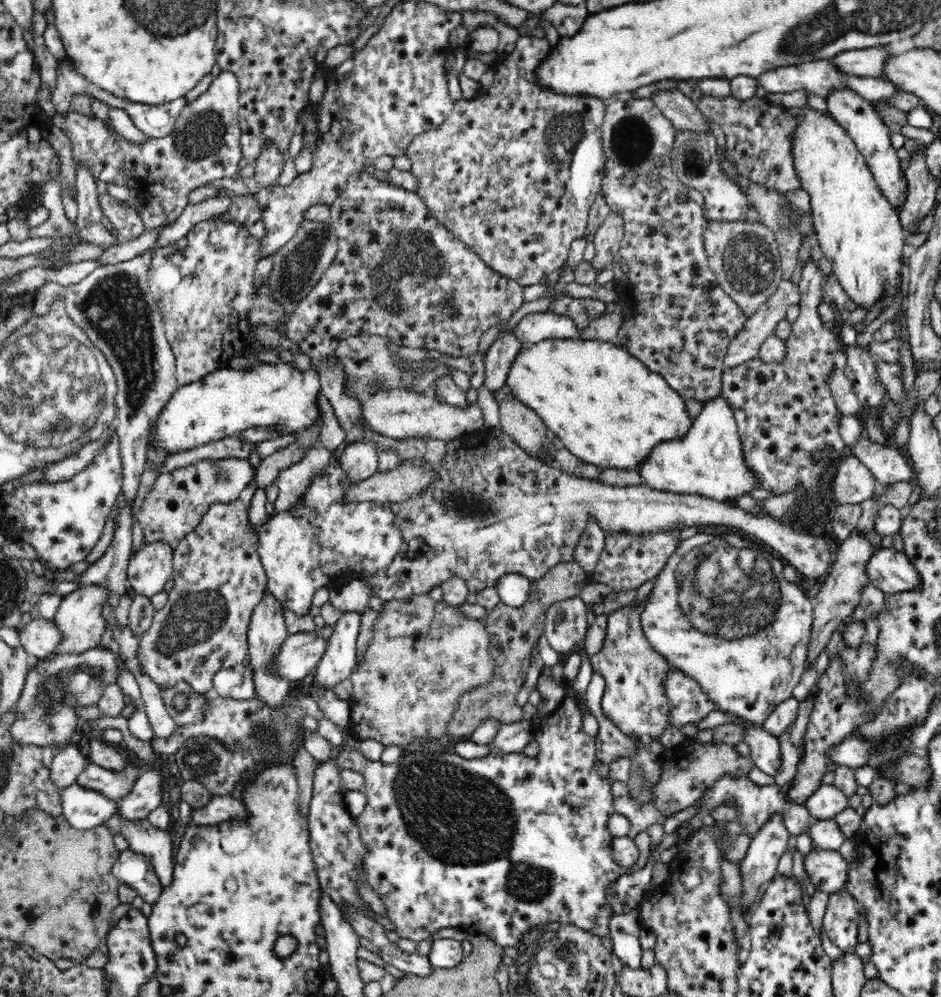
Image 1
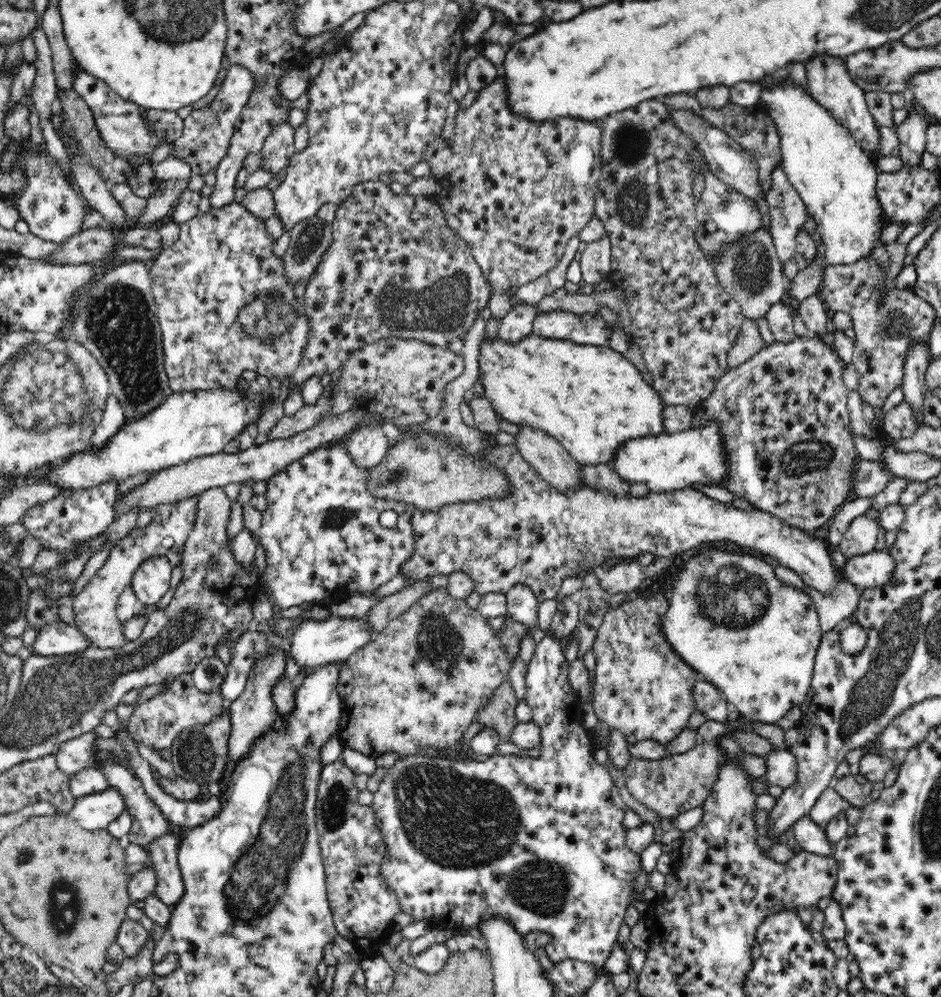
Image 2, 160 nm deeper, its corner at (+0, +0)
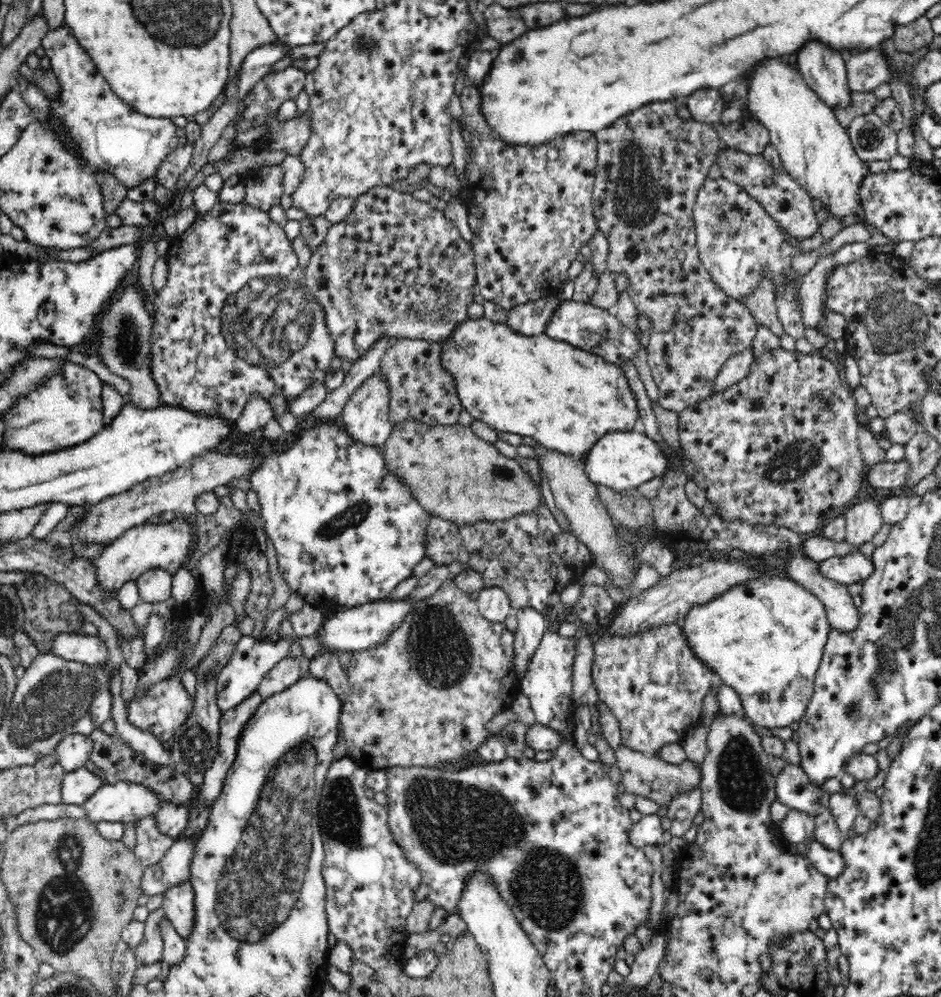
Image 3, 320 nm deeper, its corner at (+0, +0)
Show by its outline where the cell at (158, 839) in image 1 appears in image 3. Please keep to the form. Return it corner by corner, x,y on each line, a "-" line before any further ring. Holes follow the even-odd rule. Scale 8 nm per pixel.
190,881
166,890
161,907
178,935
188,941
194,929
194,889

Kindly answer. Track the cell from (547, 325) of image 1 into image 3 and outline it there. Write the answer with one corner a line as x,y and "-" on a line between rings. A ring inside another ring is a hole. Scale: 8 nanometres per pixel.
575,300
561,301
548,318
548,324
544,333
556,341
567,342
580,350
591,352
601,356
604,360
622,368
622,364
628,364
634,354
640,350
640,339
630,331
617,317
610,315
607,310
598,308
592,304
584,304

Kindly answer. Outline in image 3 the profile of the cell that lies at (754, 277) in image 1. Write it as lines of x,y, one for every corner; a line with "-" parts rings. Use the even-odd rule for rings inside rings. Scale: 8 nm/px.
764,272
762,282
754,288
754,292
746,298
745,305
759,324
763,324
772,334
783,334
783,324
777,315
775,286
771,276

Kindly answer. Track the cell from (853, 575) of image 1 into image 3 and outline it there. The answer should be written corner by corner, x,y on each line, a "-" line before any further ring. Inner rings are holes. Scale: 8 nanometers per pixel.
862,499
858,504
848,506
848,511
844,512
843,516
846,520
844,540
855,550
861,544
872,540
884,524
878,502
873,499

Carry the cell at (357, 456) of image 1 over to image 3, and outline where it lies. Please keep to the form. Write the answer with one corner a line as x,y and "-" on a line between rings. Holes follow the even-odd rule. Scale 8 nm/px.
374,373
370,378
366,379
366,382
356,389
343,406
343,411
338,421
346,433
350,434
350,437
356,442
364,443
365,446
376,446
382,448
392,429
394,428
394,422
390,421
390,415
388,415
388,404
390,404
390,387
388,387
388,381

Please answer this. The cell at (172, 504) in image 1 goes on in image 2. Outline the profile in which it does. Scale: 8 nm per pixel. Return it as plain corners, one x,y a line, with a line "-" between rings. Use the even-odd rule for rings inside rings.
188,498
175,504
158,504
157,516
145,528
132,530
111,549
102,568
96,571
82,592
69,599
68,605
74,609
74,626
90,639
90,644
100,648
122,648
126,637
122,631
122,621
117,617
117,603
132,576
142,562
152,556
166,556
172,566
180,565
184,544
196,522
197,498

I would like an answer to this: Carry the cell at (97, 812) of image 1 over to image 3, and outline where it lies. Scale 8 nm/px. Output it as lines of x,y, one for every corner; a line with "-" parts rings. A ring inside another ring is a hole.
126,781
102,785
82,807
90,822
122,822
131,824
138,818
156,816
160,810
159,797
148,787

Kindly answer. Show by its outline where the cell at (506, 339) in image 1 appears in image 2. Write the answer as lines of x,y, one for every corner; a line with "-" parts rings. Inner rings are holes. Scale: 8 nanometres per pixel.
517,303
498,322
497,336
504,341
519,341
532,334
532,322
540,312
536,306
528,303

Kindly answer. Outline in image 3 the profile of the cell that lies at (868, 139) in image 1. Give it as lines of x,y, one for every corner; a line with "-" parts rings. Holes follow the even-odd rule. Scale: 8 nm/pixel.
810,40
796,53
796,64
806,84
831,109
846,108
851,102
847,85
846,55

